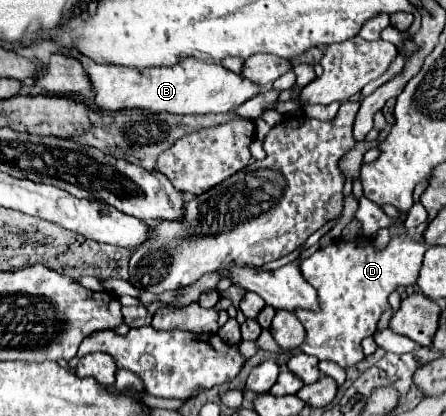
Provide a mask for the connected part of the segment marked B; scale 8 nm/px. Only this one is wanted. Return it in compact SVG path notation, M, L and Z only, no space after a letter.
M73 52L77 60L83 62L93 90L97 92L97 106L103 110L125 110L139 108L149 112L171 112L171 114L209 114L209 112L231 112L249 98L263 92L263 88L247 78L241 78L235 72L229 72L221 64L205 62L197 58L185 58L175 66L161 68L125 68L125 66L109 66L97 64L77 52Z

